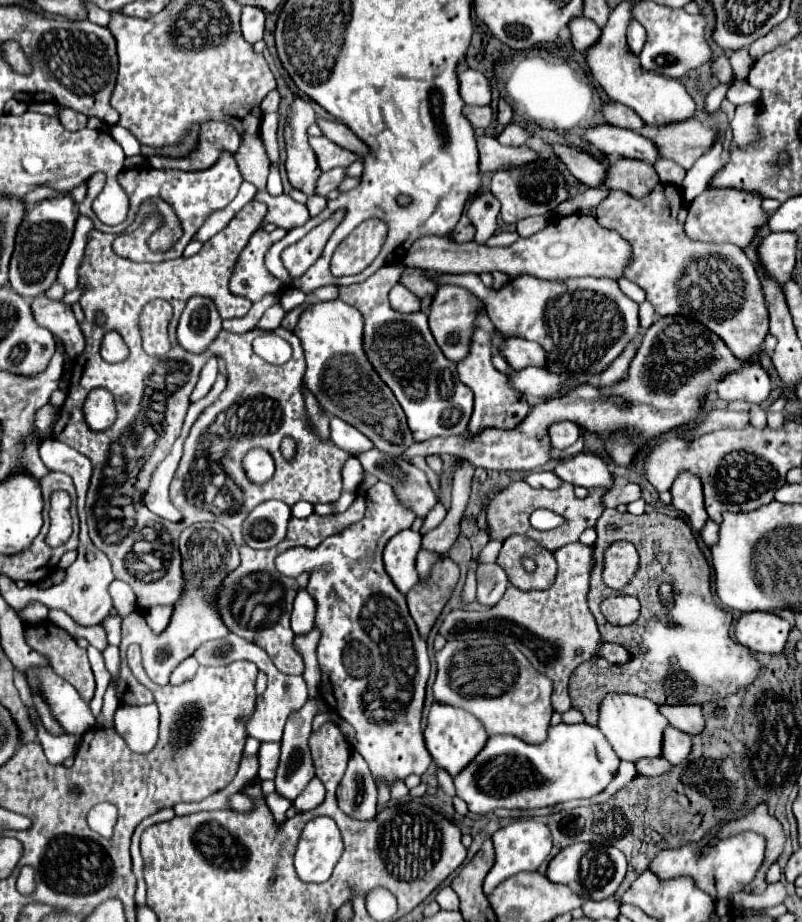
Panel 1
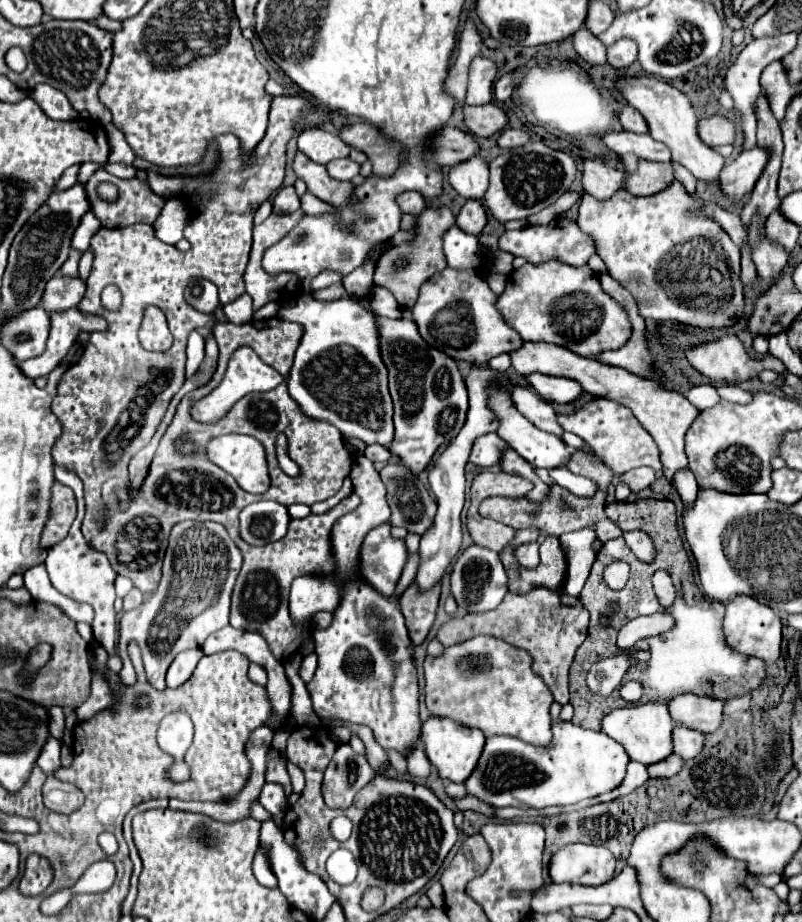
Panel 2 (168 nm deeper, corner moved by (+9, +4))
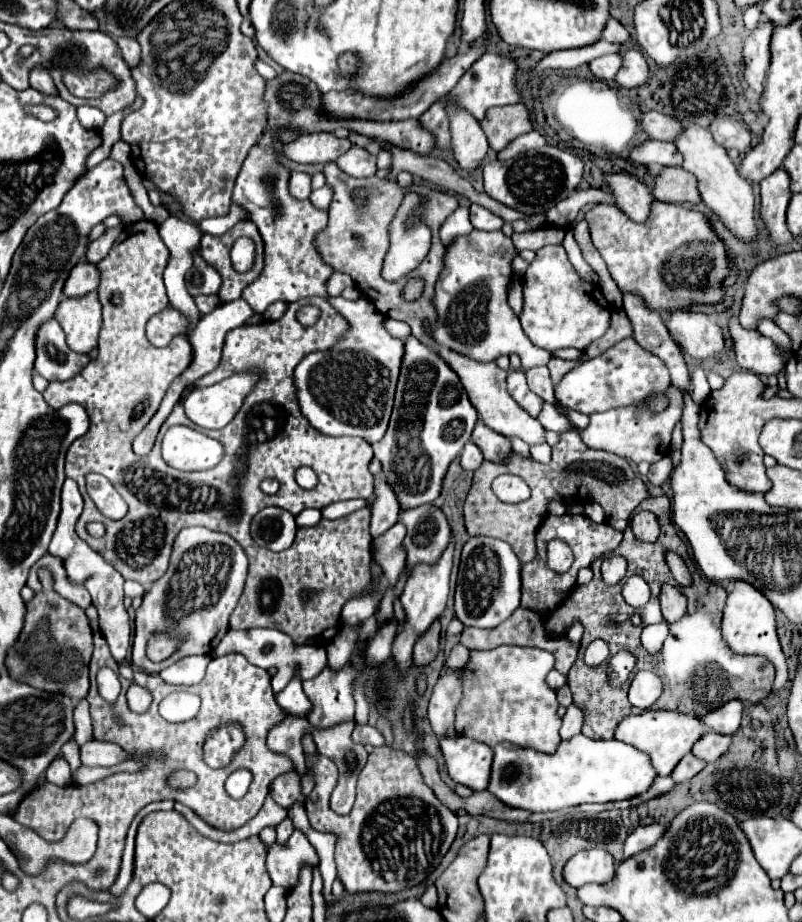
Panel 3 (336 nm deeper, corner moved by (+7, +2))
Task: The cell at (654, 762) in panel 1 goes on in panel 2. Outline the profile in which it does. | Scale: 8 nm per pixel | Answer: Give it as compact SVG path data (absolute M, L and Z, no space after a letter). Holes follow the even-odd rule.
M670 755L664 761L650 765L648 767L648 773L650 773L650 777L674 777L676 773L680 773L682 765L684 765L684 759L682 757Z

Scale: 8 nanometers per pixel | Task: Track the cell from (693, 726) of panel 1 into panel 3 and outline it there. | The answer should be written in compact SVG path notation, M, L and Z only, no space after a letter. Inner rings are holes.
M730 701L726 705L710 711L708 715L700 717L700 721L706 725L708 731L714 731L720 735L732 735L740 727L742 709L744 709L742 701Z

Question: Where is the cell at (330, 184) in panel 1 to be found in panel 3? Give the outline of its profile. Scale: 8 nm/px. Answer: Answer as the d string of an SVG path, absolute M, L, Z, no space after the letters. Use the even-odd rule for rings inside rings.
M352 147L336 161L336 165L350 177L372 177L376 173L376 157L368 155L362 147Z

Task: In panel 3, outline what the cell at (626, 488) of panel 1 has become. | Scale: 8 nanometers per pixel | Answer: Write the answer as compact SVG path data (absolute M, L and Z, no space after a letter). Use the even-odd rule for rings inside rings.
M664 457L664 459L660 459L658 463L650 465L650 471L648 471L646 479L648 479L652 485L662 485L664 481L668 481L670 473L672 473L672 459L670 459L670 457Z

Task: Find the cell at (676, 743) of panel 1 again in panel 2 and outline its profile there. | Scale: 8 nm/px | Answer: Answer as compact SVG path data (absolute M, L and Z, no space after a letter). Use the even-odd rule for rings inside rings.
M680 727L674 731L674 753L682 759L692 759L696 753L702 753L704 749L704 733L692 731L686 727Z

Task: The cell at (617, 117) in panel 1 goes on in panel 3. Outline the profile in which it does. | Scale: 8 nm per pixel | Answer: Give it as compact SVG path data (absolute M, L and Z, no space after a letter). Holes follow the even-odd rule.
M658 111L642 113L640 123L642 123L642 129L648 133L648 137L658 139L658 141L672 141L680 127L670 115L664 115Z

